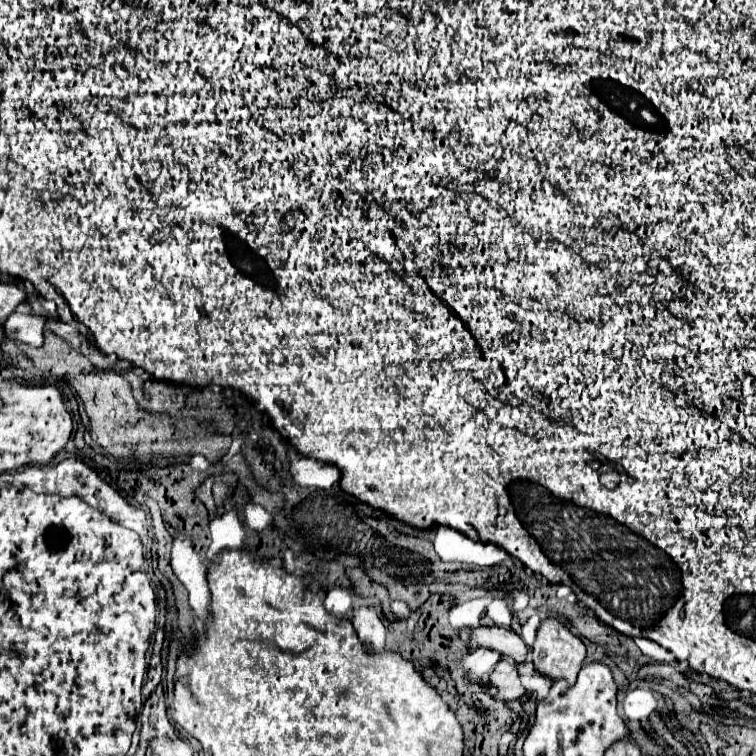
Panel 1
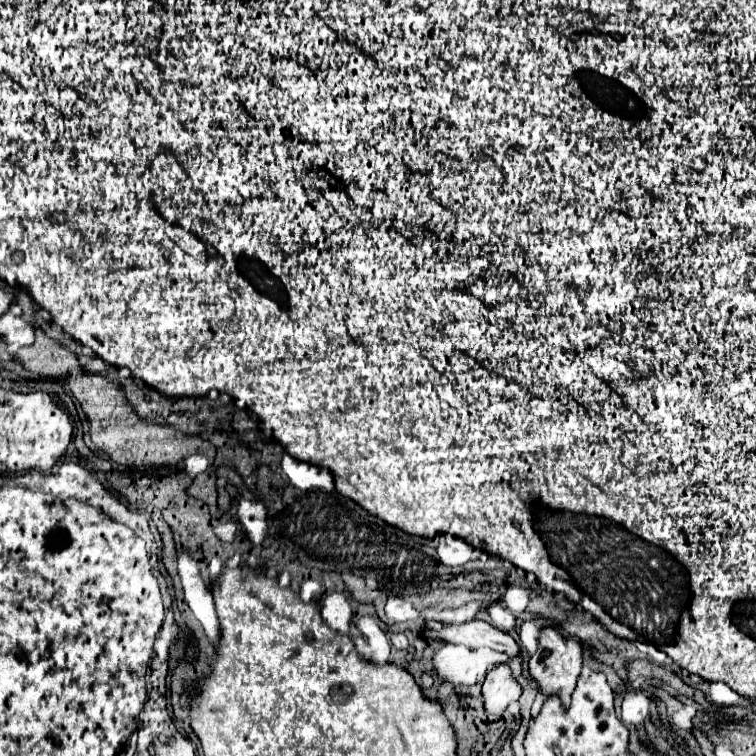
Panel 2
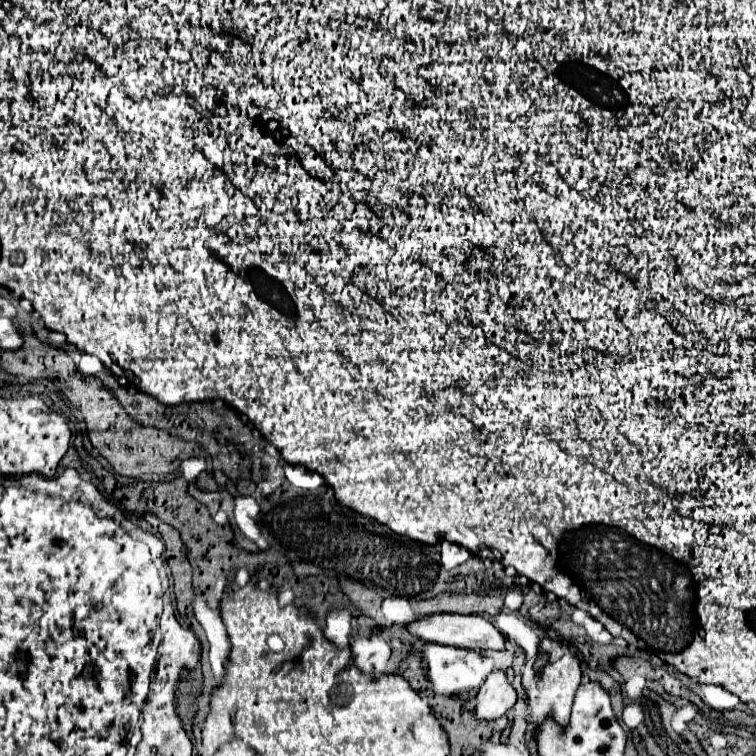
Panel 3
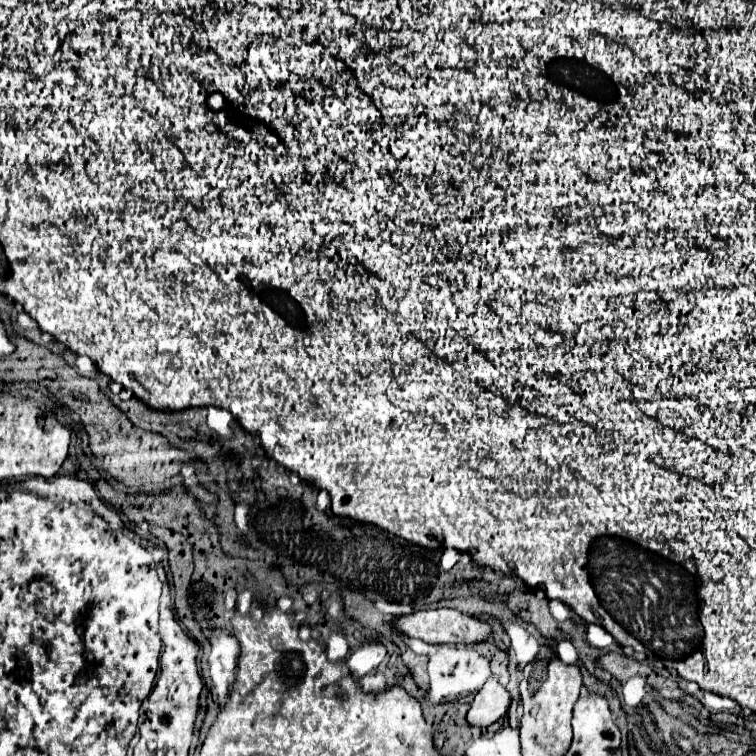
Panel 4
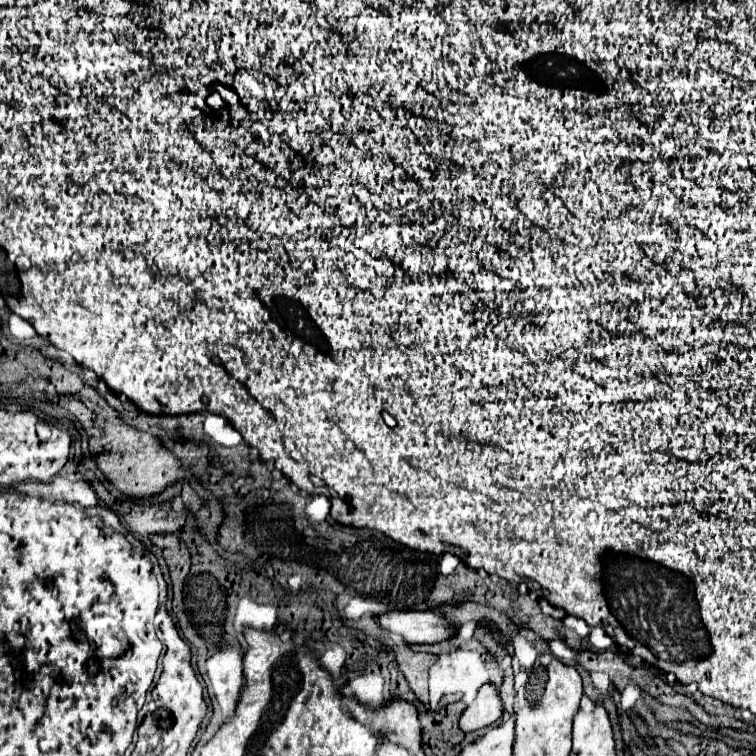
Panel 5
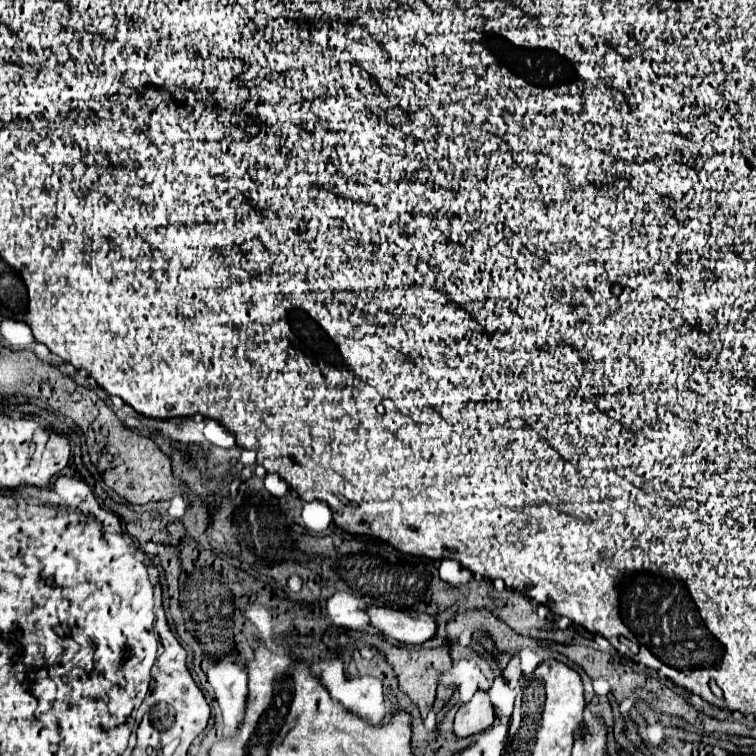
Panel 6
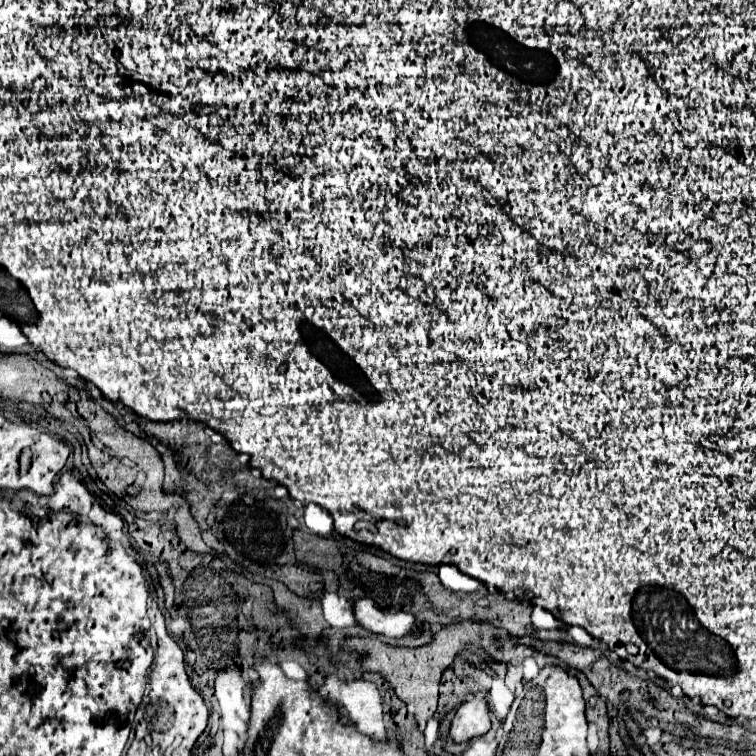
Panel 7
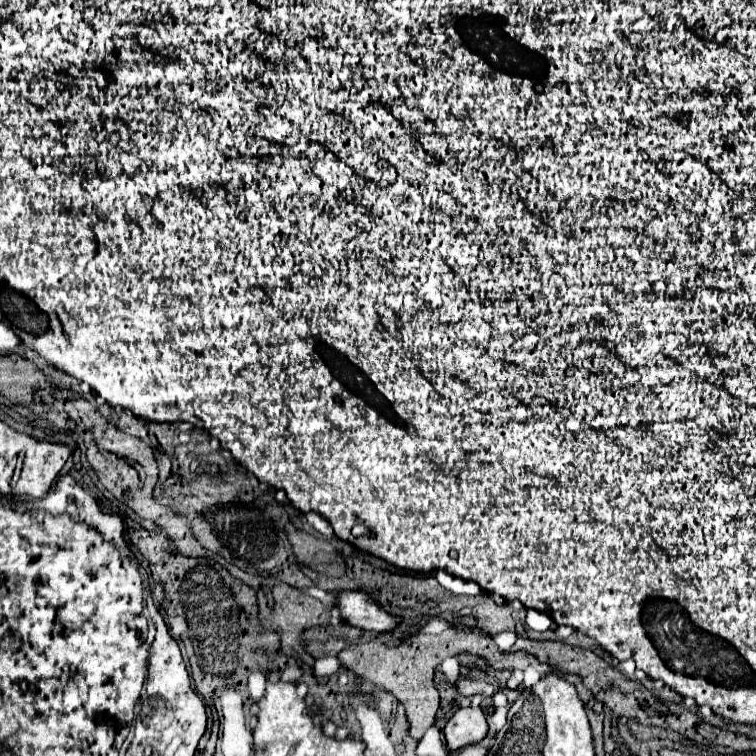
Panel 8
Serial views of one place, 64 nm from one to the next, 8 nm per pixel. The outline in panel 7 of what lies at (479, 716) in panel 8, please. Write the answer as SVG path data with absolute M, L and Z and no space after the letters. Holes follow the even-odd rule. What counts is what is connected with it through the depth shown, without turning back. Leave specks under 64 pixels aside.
M472 698L468 702L462 702L460 708L456 710L454 720L450 724L450 738L456 744L462 744L486 734L488 730L490 730L490 716L486 700Z

